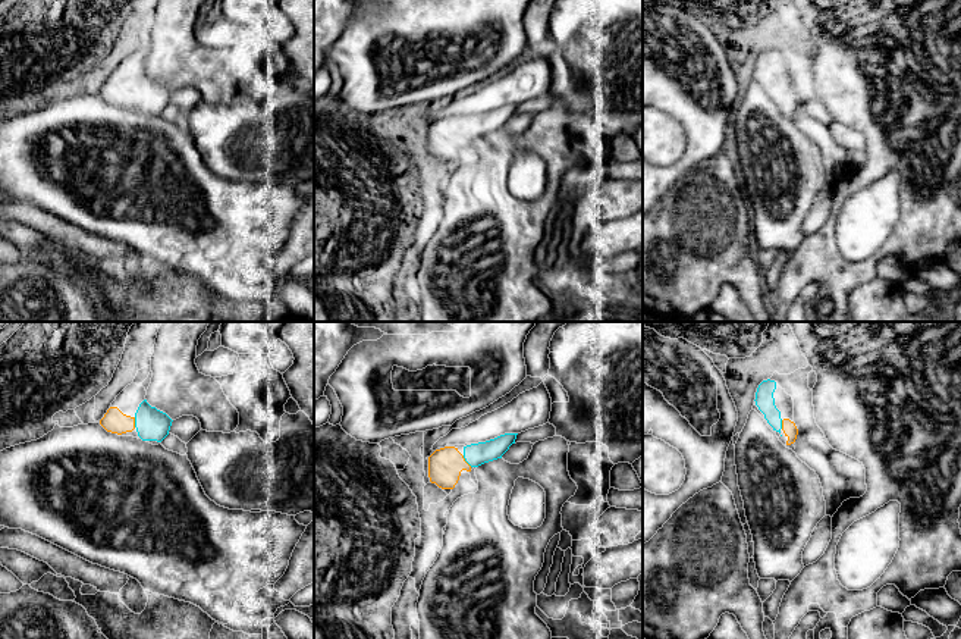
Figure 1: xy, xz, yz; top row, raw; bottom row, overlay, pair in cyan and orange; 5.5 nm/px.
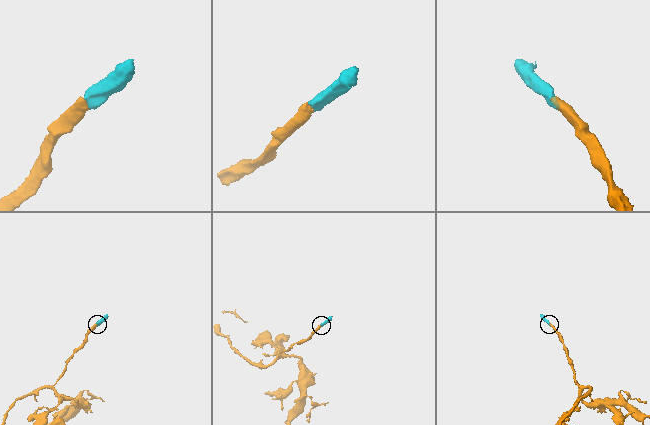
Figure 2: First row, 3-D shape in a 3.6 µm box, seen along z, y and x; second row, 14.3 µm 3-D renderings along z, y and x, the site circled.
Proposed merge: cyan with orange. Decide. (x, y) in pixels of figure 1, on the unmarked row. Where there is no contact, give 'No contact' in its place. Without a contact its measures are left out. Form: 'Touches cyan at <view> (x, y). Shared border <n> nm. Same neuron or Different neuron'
Touches cyan at xz (467, 132). Shared border 80 nm. Same neuron

